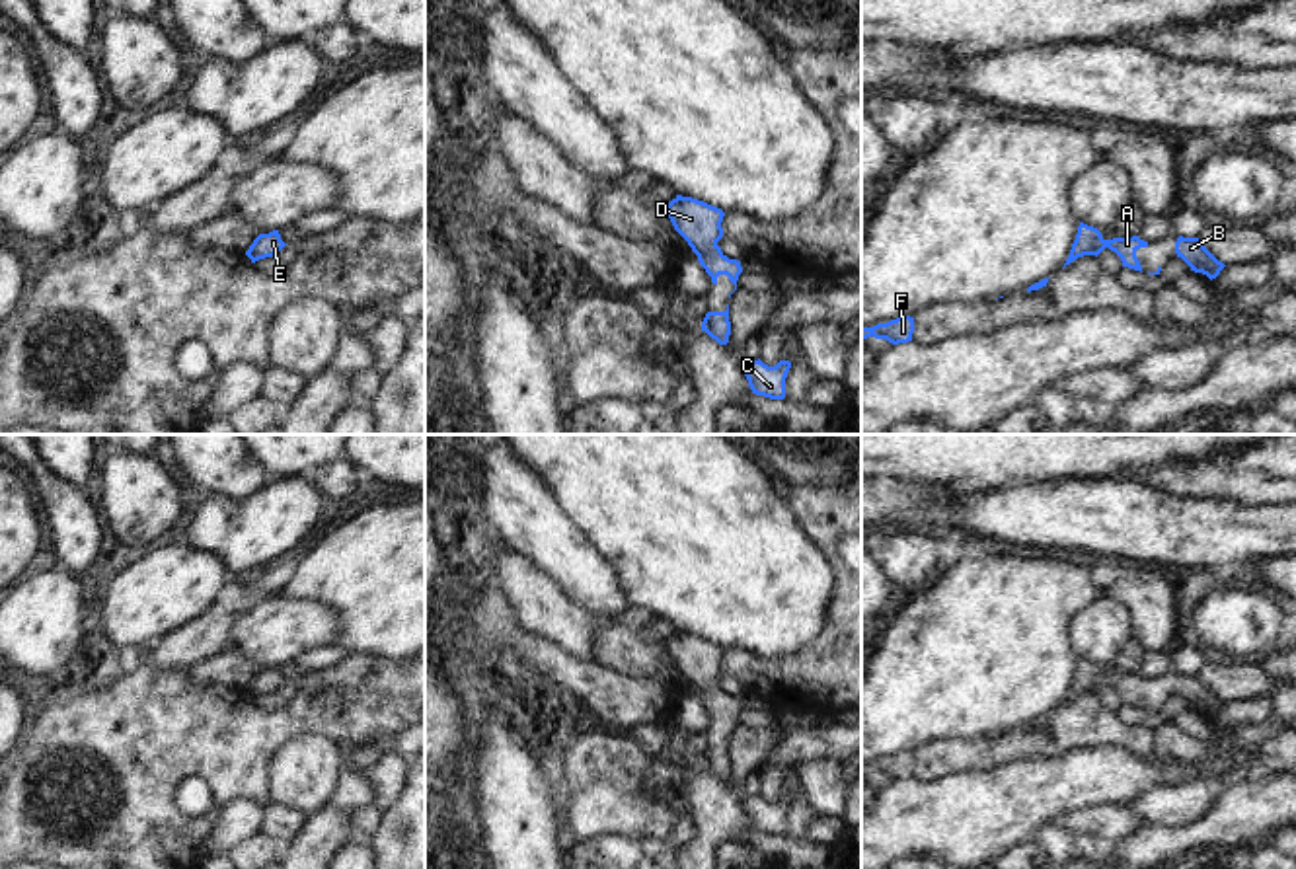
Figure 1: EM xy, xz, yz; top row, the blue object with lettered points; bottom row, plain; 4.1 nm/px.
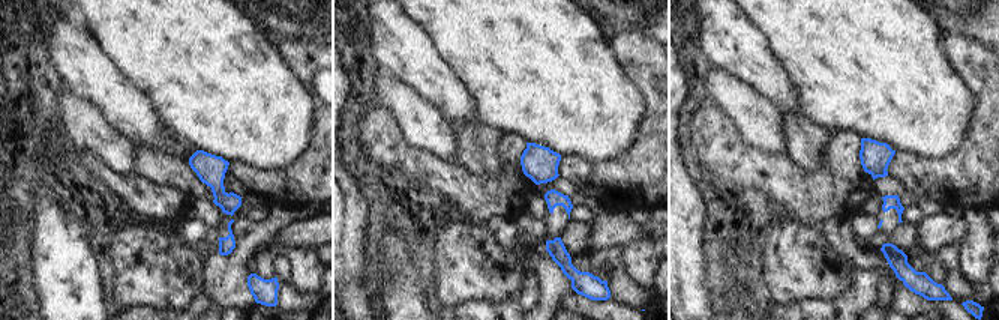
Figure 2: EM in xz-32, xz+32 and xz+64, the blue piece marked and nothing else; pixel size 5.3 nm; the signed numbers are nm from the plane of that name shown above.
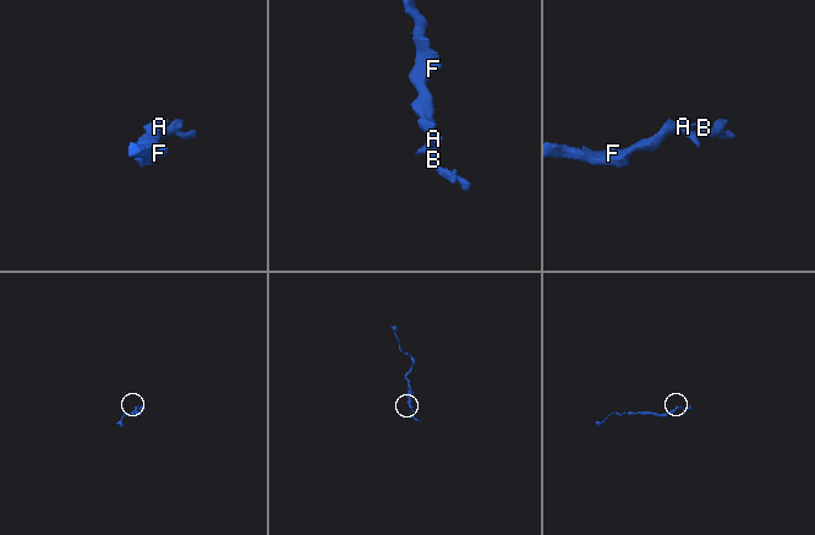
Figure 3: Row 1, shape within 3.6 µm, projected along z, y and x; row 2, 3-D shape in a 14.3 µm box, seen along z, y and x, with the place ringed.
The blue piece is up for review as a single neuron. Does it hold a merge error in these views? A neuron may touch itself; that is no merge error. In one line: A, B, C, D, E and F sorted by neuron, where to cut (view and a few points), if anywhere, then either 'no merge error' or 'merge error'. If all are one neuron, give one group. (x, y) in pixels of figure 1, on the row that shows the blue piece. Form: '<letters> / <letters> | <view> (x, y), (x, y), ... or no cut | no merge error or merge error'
A B C D E F | no cut | no merge error

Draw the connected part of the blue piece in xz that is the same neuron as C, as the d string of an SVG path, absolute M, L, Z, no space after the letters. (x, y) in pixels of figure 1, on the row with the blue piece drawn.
M746 360L743 372L748 380L752 394L764 396L770 399L785 397L785 378L791 368L789 360L780 360L776 366L764 364L758 360Z

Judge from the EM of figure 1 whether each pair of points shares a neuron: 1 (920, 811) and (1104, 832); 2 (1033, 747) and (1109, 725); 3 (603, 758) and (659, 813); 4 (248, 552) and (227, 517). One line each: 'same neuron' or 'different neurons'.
1: different neurons
2: same neuron
3: same neuron
4: same neuron

